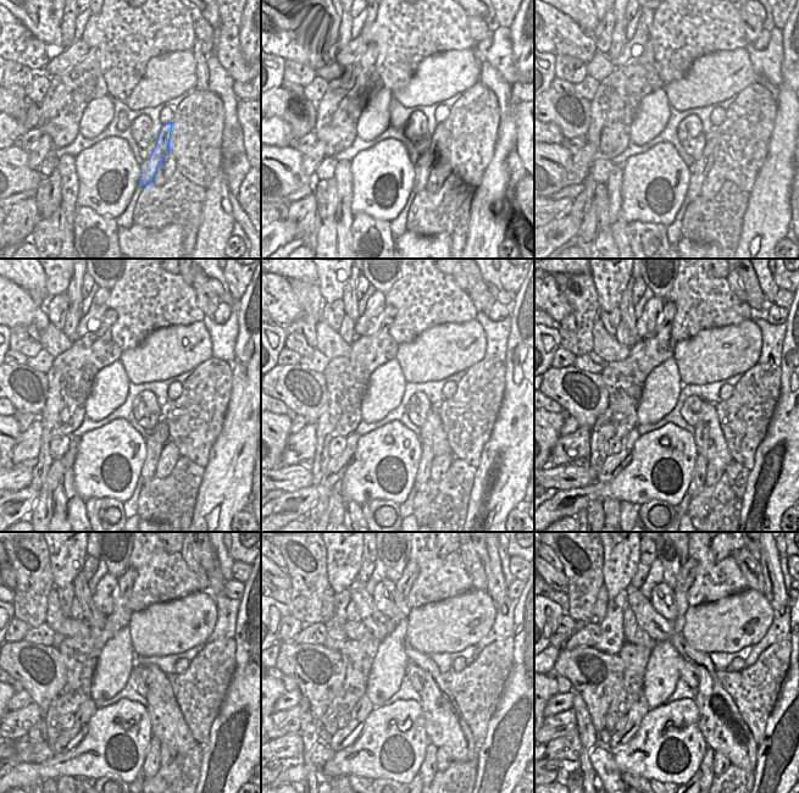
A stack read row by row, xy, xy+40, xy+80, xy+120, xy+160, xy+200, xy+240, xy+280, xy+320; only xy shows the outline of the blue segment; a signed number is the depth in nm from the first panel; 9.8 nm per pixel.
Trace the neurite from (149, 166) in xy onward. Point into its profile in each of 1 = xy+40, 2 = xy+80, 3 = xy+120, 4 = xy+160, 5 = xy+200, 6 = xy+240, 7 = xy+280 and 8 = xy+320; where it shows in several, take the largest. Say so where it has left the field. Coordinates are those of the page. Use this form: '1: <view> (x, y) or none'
1: xy+40 (423, 168)
2: xy+80 (698, 171)
3: xy+120 (160, 434)
4: xy+160 (423, 472)
5: xy+200 (698, 481)
6: xy+240 (151, 765)
7: xy+280 (428, 767)
8: xy+320 (705, 767)

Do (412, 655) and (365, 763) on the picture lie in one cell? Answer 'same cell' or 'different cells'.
different cells

